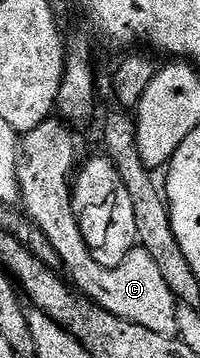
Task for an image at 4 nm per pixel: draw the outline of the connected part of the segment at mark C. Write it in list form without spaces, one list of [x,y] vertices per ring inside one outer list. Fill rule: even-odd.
[[[52,116],[46,122],[37,124],[37,128],[22,135],[17,151],[19,196],[26,217],[30,218],[37,228],[41,228],[41,232],[45,232],[49,244],[53,244],[53,252],[57,252],[59,266],[67,269],[66,277],[80,295],[88,299],[91,297],[90,301],[94,305],[121,320],[141,324],[141,328],[149,328],[149,332],[157,332],[157,336],[176,337],[179,332],[179,304],[169,284],[165,284],[165,279],[149,252],[141,248],[133,249],[117,268],[101,268],[101,264],[93,260],[71,207],[72,178],[76,169],[75,138],[71,133],[73,130],[68,123]]]

